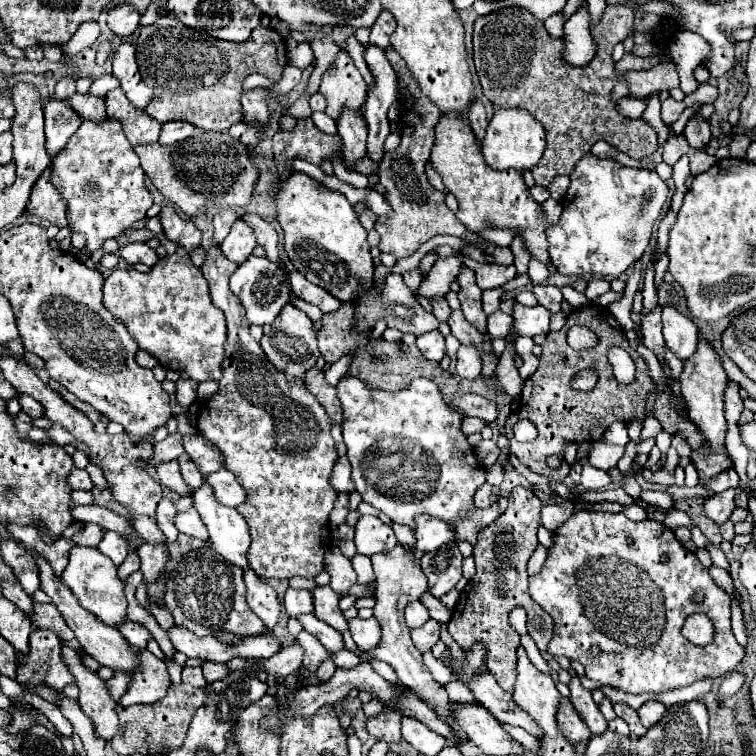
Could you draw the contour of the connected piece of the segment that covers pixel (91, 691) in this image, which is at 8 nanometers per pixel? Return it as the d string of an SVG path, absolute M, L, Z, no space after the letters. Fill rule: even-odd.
M66 644L62 648L62 658L70 674L76 678L76 684L80 688L78 704L82 712L86 712L86 716L92 720L94 734L110 742L118 734L118 714L116 714L116 702L108 696L104 680L100 680L98 674L88 672L80 664L78 652Z

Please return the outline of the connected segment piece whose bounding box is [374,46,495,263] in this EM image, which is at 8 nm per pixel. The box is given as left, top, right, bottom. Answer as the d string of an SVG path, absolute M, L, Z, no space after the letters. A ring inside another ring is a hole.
M390 46L386 50L386 56L390 60L390 64L394 66L398 78L404 82L404 86L414 94L416 104L402 104L402 124L404 124L404 134L402 134L402 144L394 154L384 154L380 166L378 166L378 178L380 184L386 188L386 202L392 208L392 216L380 216L376 220L376 232L380 234L380 250L388 252L396 258L406 258L412 256L424 242L428 242L430 238L434 238L436 234L450 234L450 236L458 236L468 244L474 244L486 257L487 263L494 263L494 256L488 252L486 244L487 240L478 236L476 233L466 230L464 224L454 216L454 212L450 212L450 208L444 202L444 194L438 192L424 174L424 166L430 158L430 150L434 144L434 126L440 120L440 112L438 108L434 108L434 104L418 90L418 84L414 82L414 78L410 76L404 60L398 56L398 52L394 52L394 48Z

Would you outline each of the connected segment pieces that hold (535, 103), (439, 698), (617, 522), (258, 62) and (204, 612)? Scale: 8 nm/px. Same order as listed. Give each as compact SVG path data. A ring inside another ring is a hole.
M608 4L600 22L594 24L590 28L594 44L598 46L598 52L594 56L594 60L590 64L584 64L582 68L572 66L570 62L566 62L566 58L562 56L562 48L564 48L564 40L552 40L552 36L546 32L546 28L542 28L542 24L538 20L534 20L530 16L530 12L524 12L522 8L502 8L502 12L492 12L488 16L480 16L474 22L474 64L476 64L476 72L484 90L484 96L492 102L492 106L498 108L524 108L530 114L534 114L540 124L546 130L546 150L542 160L538 162L538 166L532 170L532 176L536 180L536 184L540 186L548 186L556 176L560 174L570 174L574 170L574 164L588 154L588 150L592 148L594 142L604 140L608 144L612 144L614 148L618 148L620 152L628 154L634 160L642 160L646 156L650 156L652 152L656 152L658 148L658 132L654 126L650 126L650 122L646 122L644 118L626 118L618 112L618 102L612 102L612 90L618 82L628 82L628 98L638 98L638 96L650 96L656 91L670 91L680 86L680 78L678 78L678 70L674 62L662 62L656 64L650 70L640 70L640 72L616 72L616 62L612 60L612 50L618 42L622 42L630 32L632 32L632 20L634 20L634 12L630 6L626 4Z
M396 544L394 550L390 552L382 552L378 556L372 556L372 568L376 574L376 606L374 606L374 618L380 622L382 628L382 640L376 648L360 652L368 658L368 662L372 660L384 660L390 666L394 666L398 680L402 684L406 684L408 688L412 688L418 696L426 698L430 702L430 706L444 718L448 720L448 710L450 710L450 698L448 694L442 690L442 686L438 682L432 680L430 672L424 668L422 664L422 654L414 648L412 640L410 640L410 628L404 622L404 608L408 602L418 600L422 592L428 590L426 586L426 576L420 570L420 566L416 564L414 552L410 552L410 556L406 556L406 548Z
M612 512L572 514L554 532L554 546L548 550L544 568L536 578L530 578L530 596L554 620L554 636L548 644L548 652L554 658L564 656L576 660L584 666L590 680L630 694L662 694L706 676L726 676L734 672L744 658L742 646L736 642L730 626L730 596L714 584L698 558L686 552L674 532L656 520L632 522L624 514ZM698 590L704 598L694 602ZM694 612L704 612L716 628L714 642L704 648L694 646L682 636L682 624Z
M162 18L156 24L144 26L140 30L140 36L136 40L136 62L138 62L144 84L154 90L154 100L144 108L144 112L150 118L158 120L160 124L184 120L188 124L194 124L200 130L224 132L232 124L242 122L240 92L242 92L242 80L248 74L258 72L274 82L280 80L282 68L286 66L286 42L274 28L266 28L266 26L254 28L250 40L242 44L234 44L234 42L212 38L206 32L192 30L174 18Z
M198 548L182 556L172 568L166 588L166 608L178 626L192 630L196 636L232 632L240 638L266 634L262 620L246 604L246 586L242 570L228 564L212 548Z

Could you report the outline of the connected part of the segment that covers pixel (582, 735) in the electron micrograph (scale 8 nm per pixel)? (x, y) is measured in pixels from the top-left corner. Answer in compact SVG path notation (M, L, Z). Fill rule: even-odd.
M562 698L562 700L560 700L560 708L558 708L558 714L556 714L556 720L558 720L560 732L562 732L572 744L588 742L588 740L592 738L590 728L586 728L586 724L578 718L578 714L574 712L574 706L570 704L568 698Z

